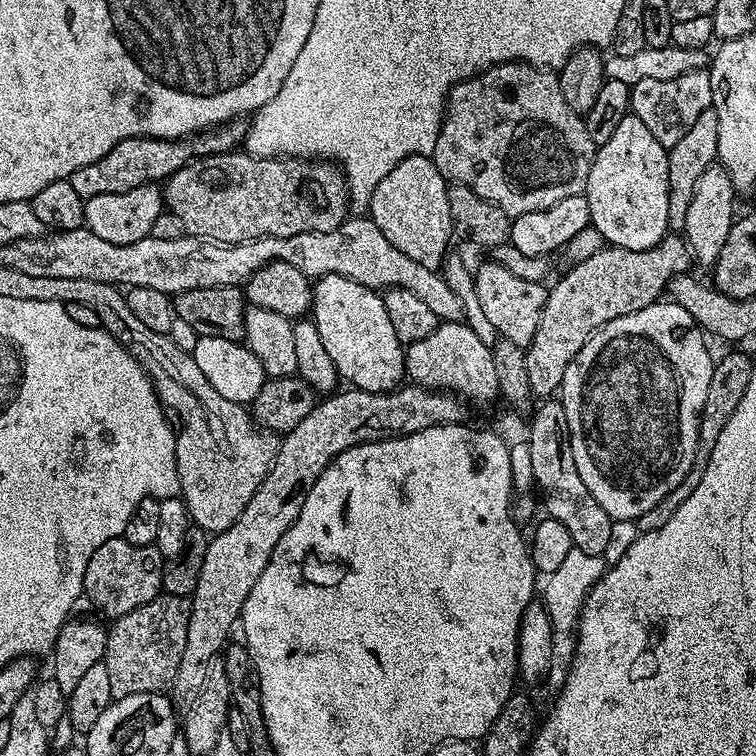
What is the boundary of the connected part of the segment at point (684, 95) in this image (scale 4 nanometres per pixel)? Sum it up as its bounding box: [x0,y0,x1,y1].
[631,68,712,148]

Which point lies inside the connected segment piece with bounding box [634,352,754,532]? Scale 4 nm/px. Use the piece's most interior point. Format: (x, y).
(730, 375)

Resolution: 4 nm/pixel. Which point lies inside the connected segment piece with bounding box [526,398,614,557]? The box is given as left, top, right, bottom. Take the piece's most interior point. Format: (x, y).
(566, 499)

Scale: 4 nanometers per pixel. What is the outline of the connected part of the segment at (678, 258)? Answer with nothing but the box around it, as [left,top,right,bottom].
[524,234,689,397]

